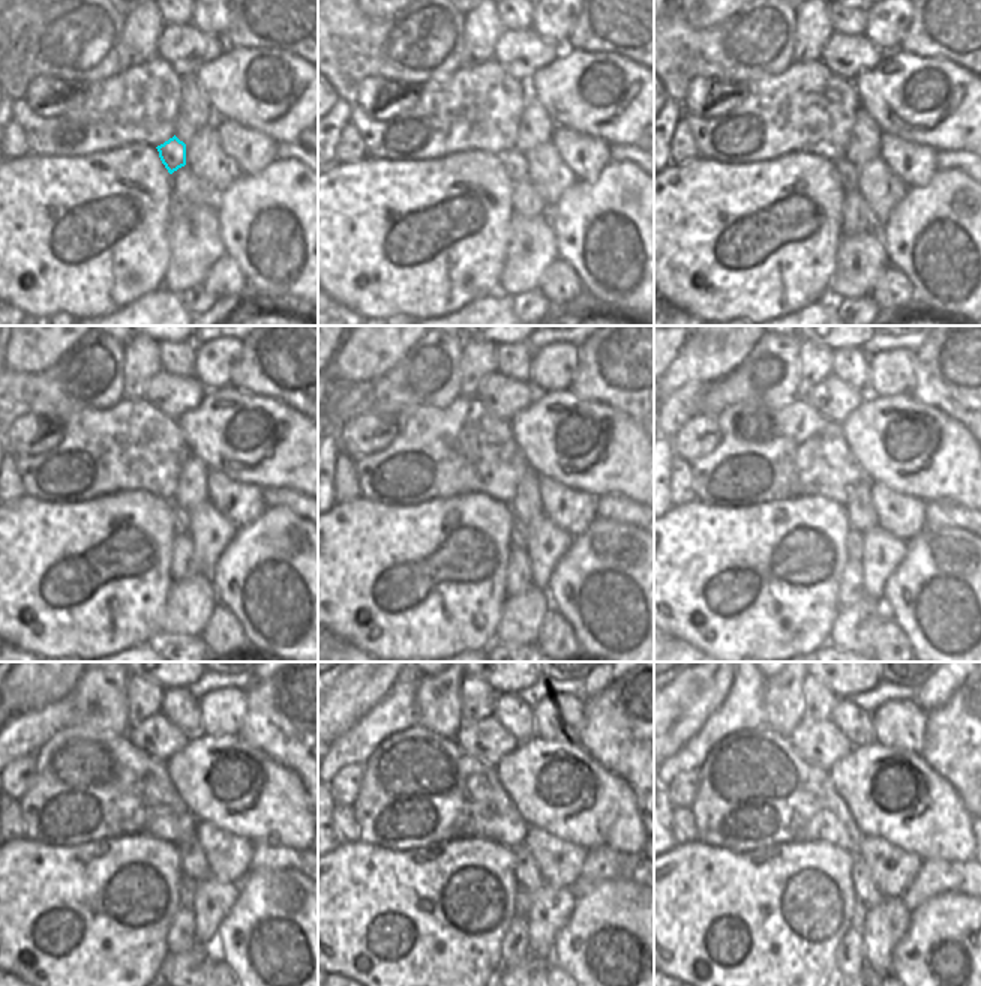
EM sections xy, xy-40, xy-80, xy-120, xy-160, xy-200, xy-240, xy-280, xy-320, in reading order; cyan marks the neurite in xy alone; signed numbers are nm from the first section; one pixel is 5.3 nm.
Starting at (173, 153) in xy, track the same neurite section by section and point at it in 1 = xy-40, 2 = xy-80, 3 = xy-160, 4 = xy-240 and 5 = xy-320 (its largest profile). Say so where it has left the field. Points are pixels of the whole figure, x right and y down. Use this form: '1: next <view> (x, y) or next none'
1: next xy-40 (513, 161)
2: next xy-80 (848, 173)
3: next xy-160 (518, 536)
4: next xy-240 (186, 884)
5: next xy-320 (860, 910)

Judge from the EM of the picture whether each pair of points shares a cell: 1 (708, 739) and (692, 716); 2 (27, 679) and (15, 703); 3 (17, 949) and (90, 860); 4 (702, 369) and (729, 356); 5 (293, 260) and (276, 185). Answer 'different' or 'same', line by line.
1: different
2: same
3: same
4: same
5: same

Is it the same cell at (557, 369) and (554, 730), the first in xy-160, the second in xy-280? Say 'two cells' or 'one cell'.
one cell

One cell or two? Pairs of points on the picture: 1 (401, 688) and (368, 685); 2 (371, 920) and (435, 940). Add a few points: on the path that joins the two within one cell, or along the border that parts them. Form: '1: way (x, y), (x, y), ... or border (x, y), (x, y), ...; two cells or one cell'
1: border (396, 677), (392, 688), (368, 712); two cells
2: way (387, 911), (401, 911), (419, 925); one cell

